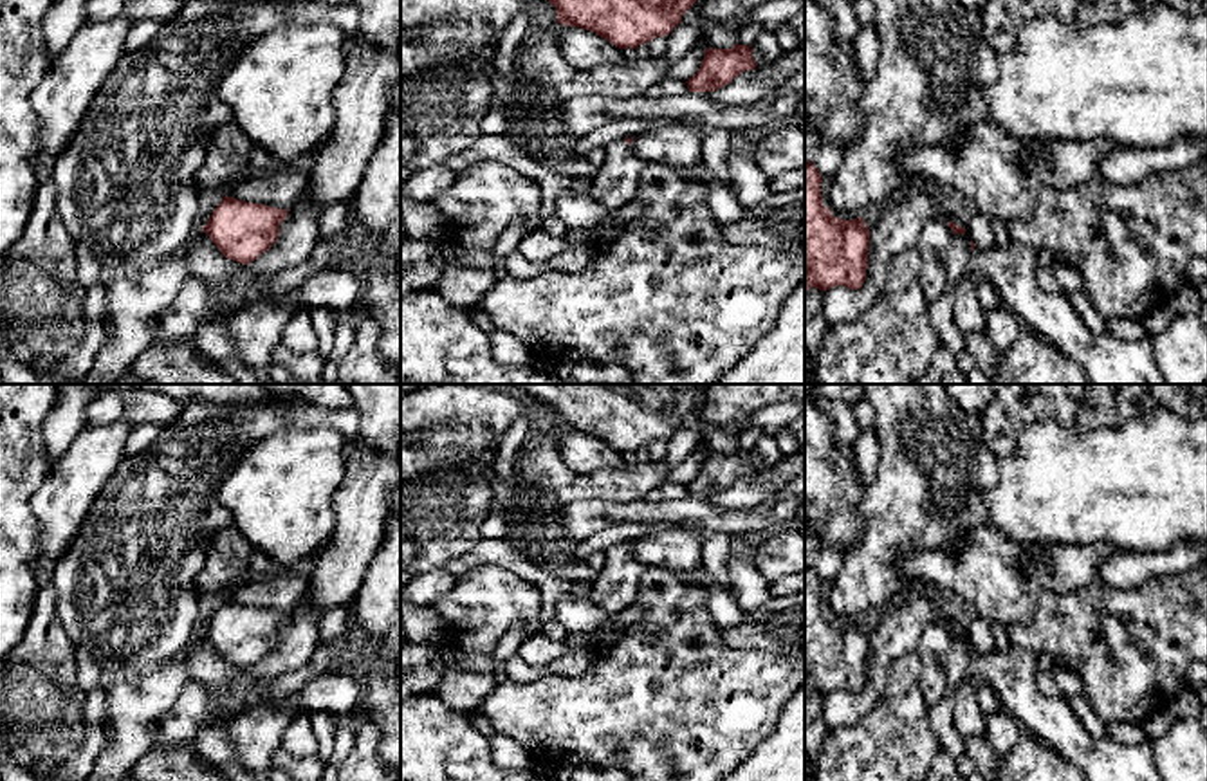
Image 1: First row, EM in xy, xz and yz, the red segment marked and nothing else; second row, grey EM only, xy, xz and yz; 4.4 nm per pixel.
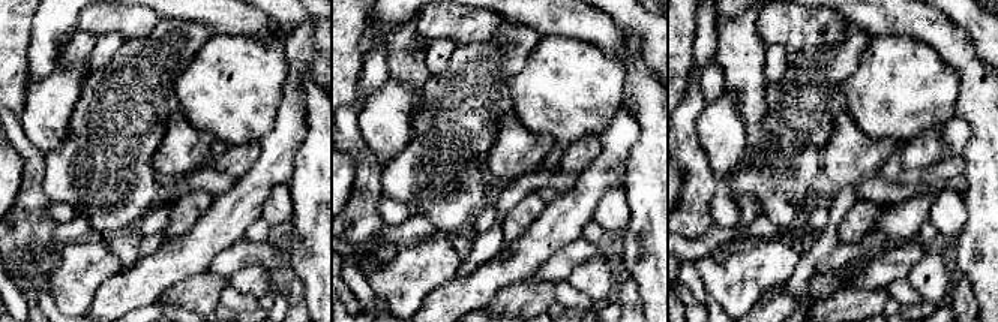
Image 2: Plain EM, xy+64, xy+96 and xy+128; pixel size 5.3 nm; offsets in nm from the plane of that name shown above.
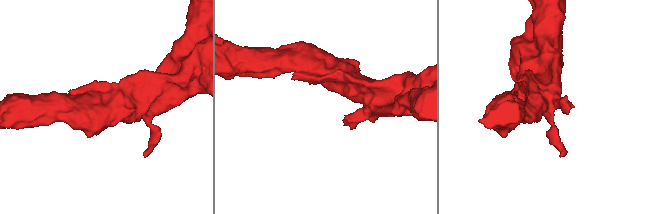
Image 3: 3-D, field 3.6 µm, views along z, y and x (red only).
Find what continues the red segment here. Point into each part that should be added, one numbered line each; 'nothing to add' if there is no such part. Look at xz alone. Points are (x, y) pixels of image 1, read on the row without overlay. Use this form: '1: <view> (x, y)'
1: xz (616, 587)

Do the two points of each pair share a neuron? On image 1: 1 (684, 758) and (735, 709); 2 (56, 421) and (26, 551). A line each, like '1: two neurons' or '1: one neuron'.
1: one neuron
2: two neurons

